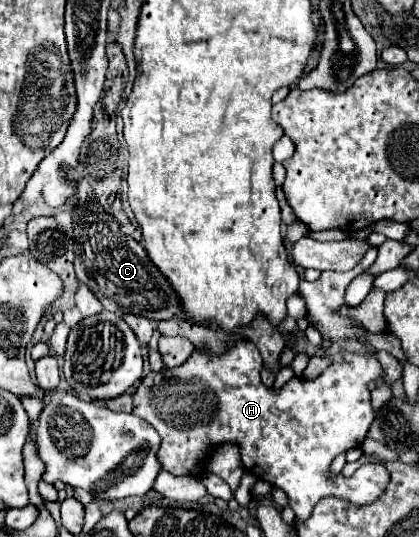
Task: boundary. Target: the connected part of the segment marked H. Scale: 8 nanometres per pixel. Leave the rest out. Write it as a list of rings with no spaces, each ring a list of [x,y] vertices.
[[[236,341],[226,353],[212,353],[210,349],[194,349],[194,353],[192,353],[192,355],[186,359],[186,363],[182,363],[180,367],[174,367],[174,369],[164,367],[162,371],[150,371],[146,377],[140,379],[136,391],[132,393],[132,395],[134,395],[134,397],[132,397],[132,403],[134,403],[132,413],[138,415],[138,417],[142,417],[142,419],[146,419],[146,421],[148,421],[148,423],[160,433],[162,443],[160,443],[160,449],[158,449],[156,457],[158,457],[160,467],[162,467],[164,471],[172,473],[172,475],[202,477],[202,475],[204,475],[204,463],[206,463],[206,457],[208,457],[208,453],[212,451],[212,447],[214,447],[214,445],[232,443],[232,445],[238,445],[238,449],[240,449],[240,457],[242,457],[242,463],[244,463],[244,467],[246,467],[248,471],[254,471],[254,475],[256,475],[258,479],[272,483],[274,487],[282,489],[282,491],[288,495],[288,499],[290,499],[290,507],[292,507],[292,511],[296,513],[296,519],[306,519],[306,517],[310,515],[310,509],[314,507],[314,503],[316,503],[318,499],[326,497],[326,495],[336,495],[336,497],[342,497],[342,499],[348,497],[350,501],[354,501],[354,503],[358,503],[358,505],[362,505],[362,503],[370,503],[370,501],[374,501],[374,499],[384,491],[384,487],[386,487],[386,483],[388,483],[388,479],[390,479],[390,475],[388,475],[388,471],[384,469],[384,465],[380,465],[380,463],[366,463],[366,465],[362,465],[352,477],[344,477],[344,475],[329,475],[331,462],[338,453],[346,453],[346,451],[350,451],[350,449],[362,445],[364,435],[366,435],[366,431],[368,431],[375,417],[370,402],[371,392],[368,391],[368,383],[374,381],[374,379],[378,379],[378,377],[382,377],[382,369],[380,369],[378,361],[376,361],[372,355],[360,357],[360,355],[344,353],[344,357],[346,357],[344,363],[332,363],[332,365],[330,365],[320,377],[316,377],[314,381],[296,381],[296,379],[292,379],[292,381],[284,383],[284,385],[276,391],[274,387],[266,387],[266,385],[260,381],[258,375],[260,375],[260,369],[262,369],[262,357],[260,357],[258,349],[256,349],[250,341]]]

